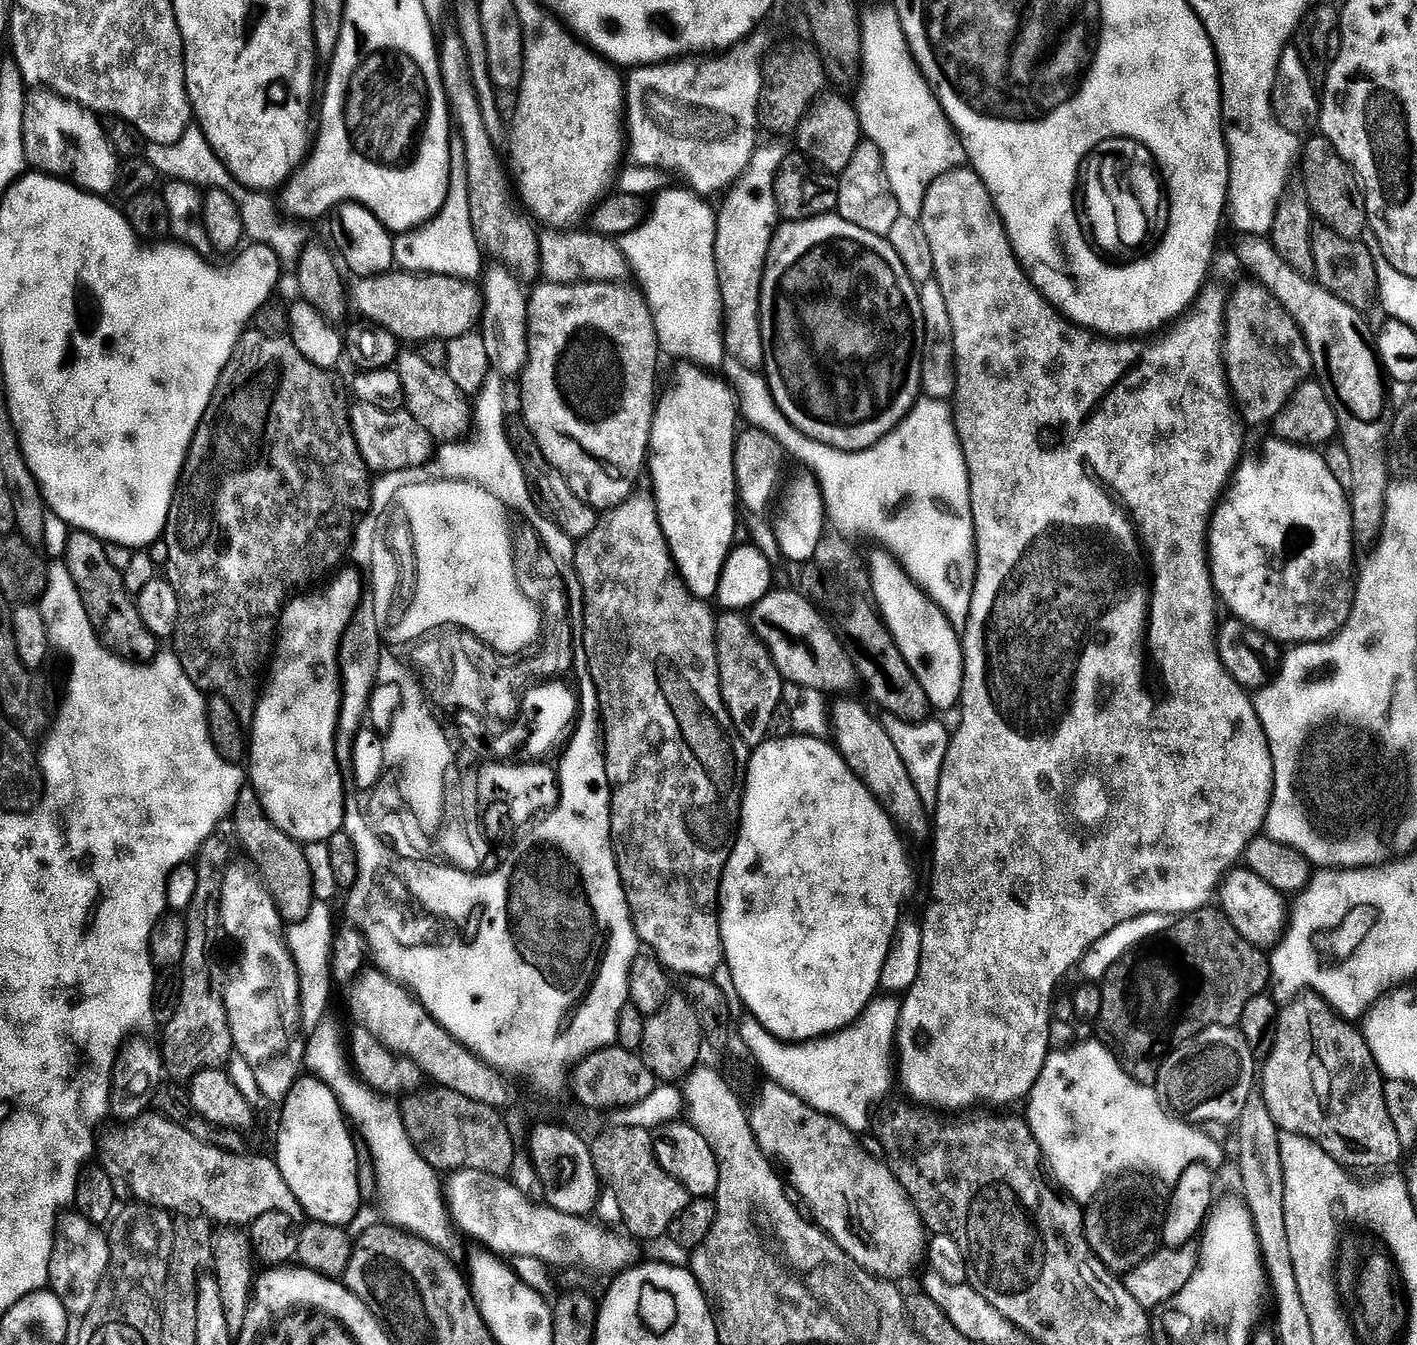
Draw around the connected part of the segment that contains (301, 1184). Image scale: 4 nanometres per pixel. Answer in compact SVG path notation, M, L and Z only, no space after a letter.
M304 1074L289 1090L280 1109L280 1133L276 1136L274 1159L282 1170L282 1178L286 1178L286 1186L294 1190L294 1198L298 1198L309 1221L317 1224L350 1225L351 1220L360 1212L360 1164L356 1161L353 1129L335 1093L316 1076Z

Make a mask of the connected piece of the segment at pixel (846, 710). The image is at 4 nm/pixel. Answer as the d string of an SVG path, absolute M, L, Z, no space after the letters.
M850 698L841 699L844 701L830 712L834 738L836 736L835 747L853 772L867 784L873 796L884 805L884 811L905 833L908 831L912 836L926 835L928 828L930 832L930 812L924 807L920 792L906 770L906 762L902 762L902 754L898 754L898 746L894 746L890 734L879 719L875 720L858 701L846 699Z

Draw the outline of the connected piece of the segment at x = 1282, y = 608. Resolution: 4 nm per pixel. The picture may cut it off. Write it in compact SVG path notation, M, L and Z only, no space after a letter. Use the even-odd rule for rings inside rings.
M1273 438L1264 448L1264 457L1253 463L1245 461L1230 484L1237 493L1232 516L1240 516L1240 520L1232 520L1232 532L1240 532L1244 540L1232 552L1232 568L1240 568L1240 580L1232 580L1232 602L1226 606L1227 611L1249 629L1257 628L1287 646L1331 640L1346 626L1356 601L1357 577L1354 562L1348 558L1348 516L1352 513L1352 501L1345 485L1344 488L1340 485L1331 466L1316 452L1319 451L1308 446ZM1280 560L1292 560L1288 564L1288 576L1268 576L1268 564L1280 564Z

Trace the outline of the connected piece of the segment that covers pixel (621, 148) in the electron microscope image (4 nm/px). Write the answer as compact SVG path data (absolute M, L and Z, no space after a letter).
M555 22L556 24L548 24L545 26L544 29L540 32L540 37L537 38L536 41L529 43L527 45L525 54L524 54L524 78L520 81L520 87L518 89L518 95L520 95L520 113L516 116L516 133L513 134L512 140L512 164L514 167L516 167L516 180L518 183L520 183L520 196L522 199L524 199L524 204L526 207L529 208L527 211L531 213L533 217L537 221L538 219L541 220L542 223L544 223L544 226L551 226L553 229L556 230L564 230L567 229L569 226L576 226L579 224L576 224L579 222L580 219L583 218L584 215L591 213L593 209L597 207L613 191L611 190L612 186L614 188L614 185L617 183L618 180L618 173L621 171L622 165L620 166L620 159L623 158L623 156L626 156L626 80L625 77L622 75L621 69L617 67L617 65L607 61L604 59L603 56L600 55L599 52L591 49L588 47L587 44L581 42L563 23Z

